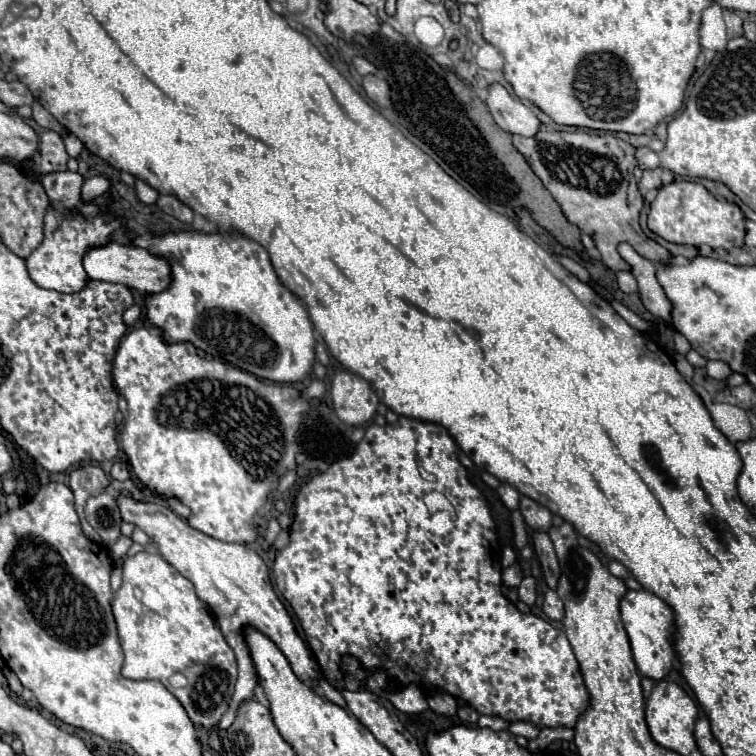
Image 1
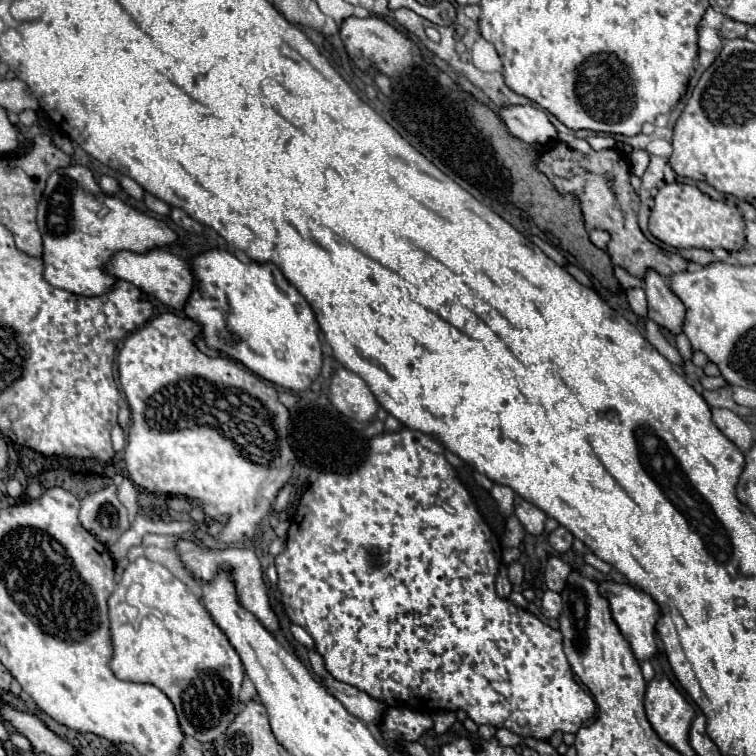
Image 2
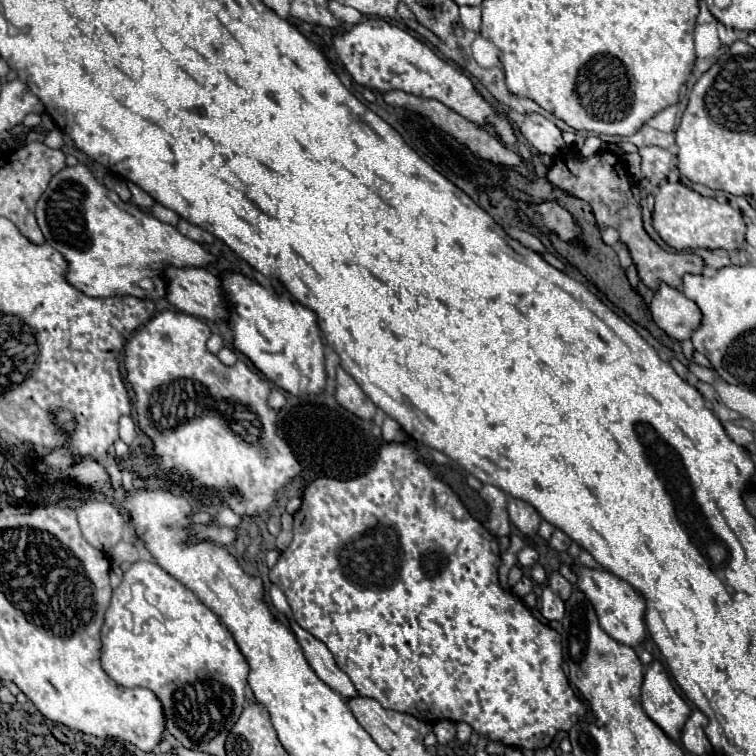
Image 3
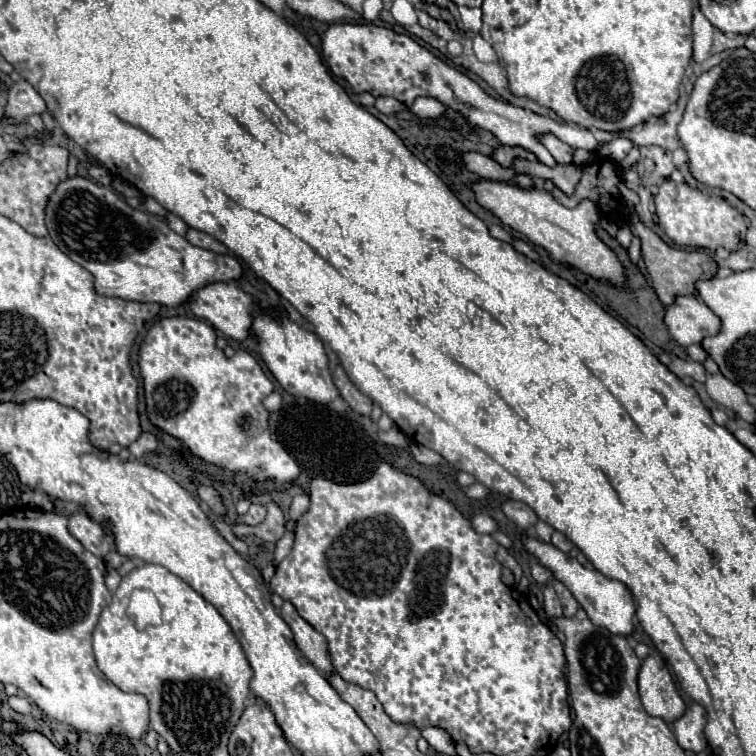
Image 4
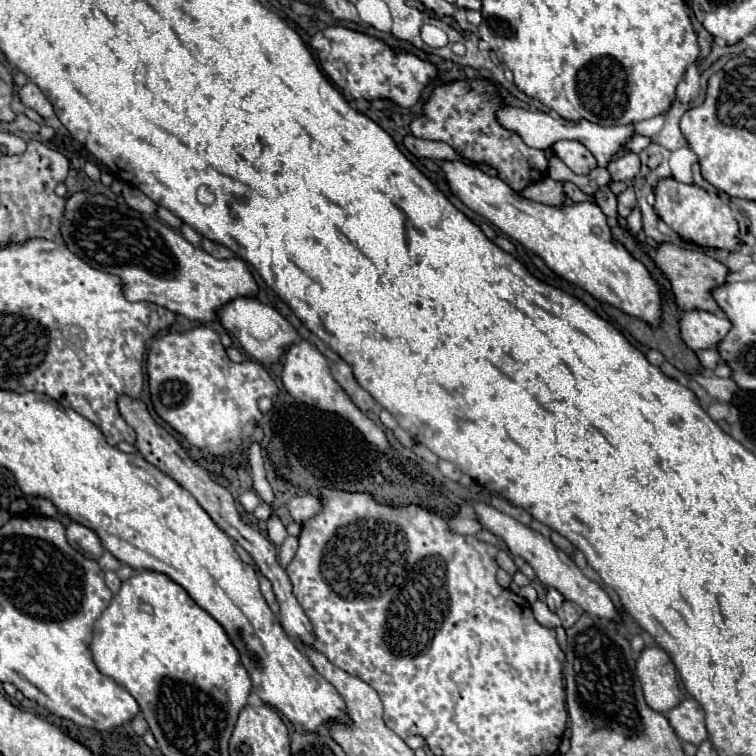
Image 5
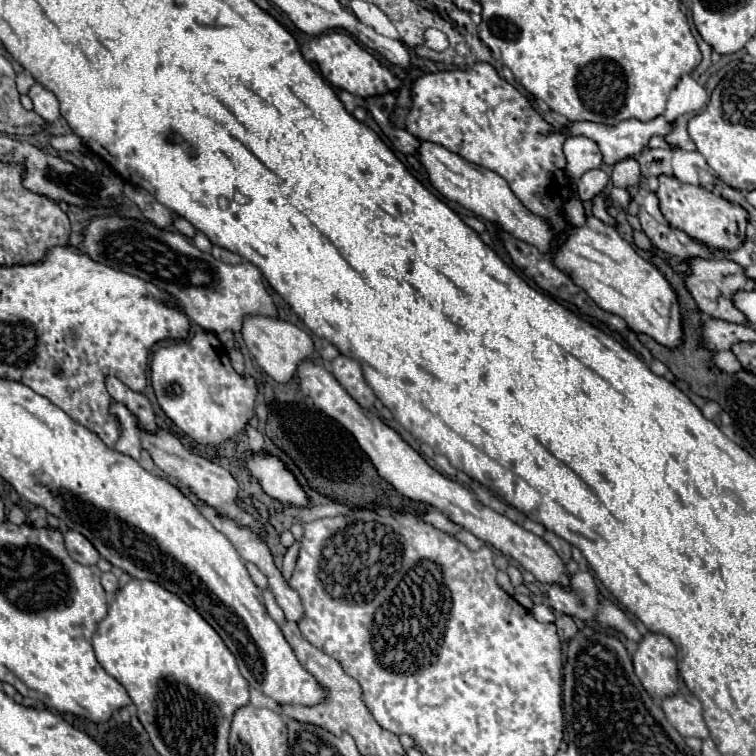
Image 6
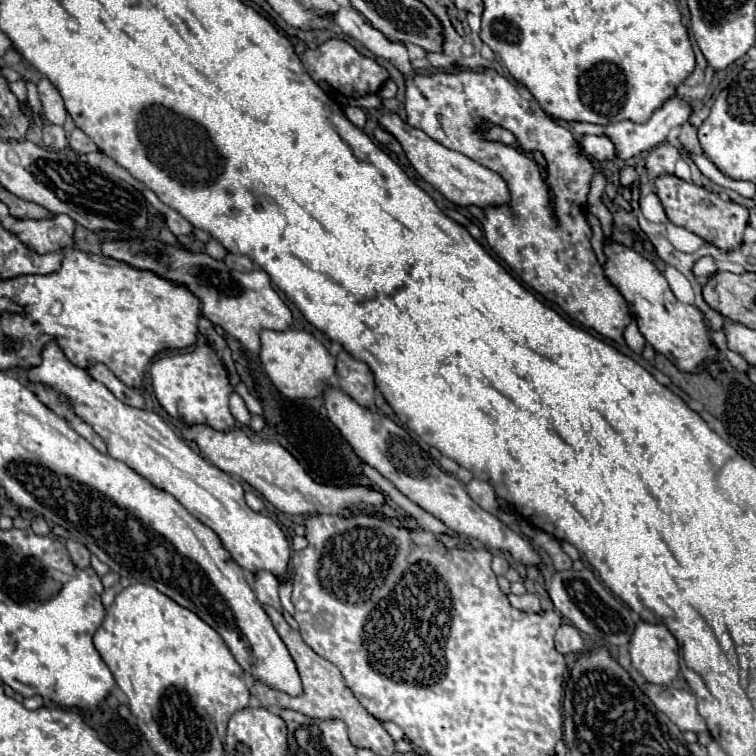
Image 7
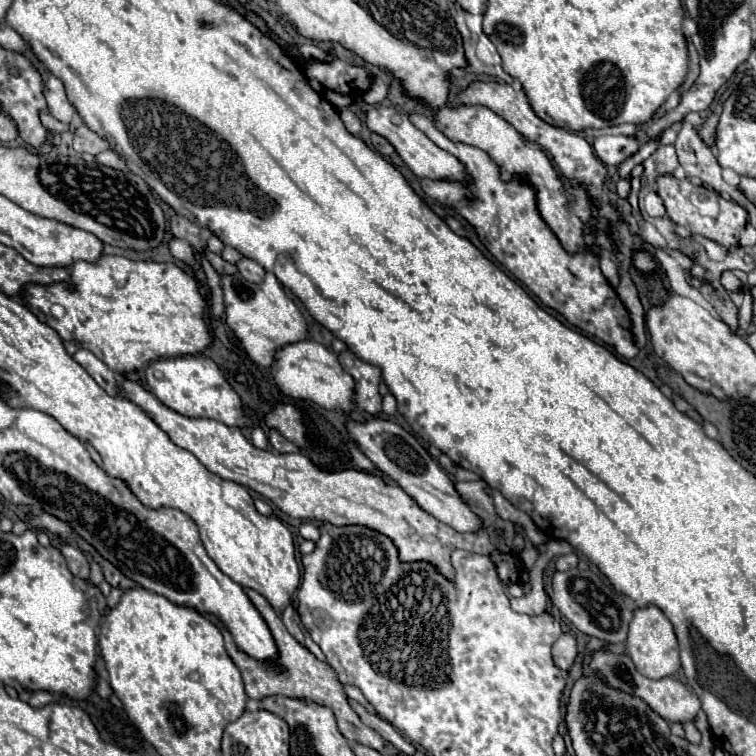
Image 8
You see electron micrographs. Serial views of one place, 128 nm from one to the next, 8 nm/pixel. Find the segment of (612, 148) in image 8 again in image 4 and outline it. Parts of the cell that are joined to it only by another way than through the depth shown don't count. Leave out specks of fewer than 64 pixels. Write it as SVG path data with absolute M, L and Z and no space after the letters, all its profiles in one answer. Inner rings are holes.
M544 134L540 140L542 140L542 144L546 146L546 150L554 156L554 160L556 160L558 164L572 164L572 160L574 160L574 148L572 148L572 146L560 142L560 140L558 140L556 136L552 136L552 134Z

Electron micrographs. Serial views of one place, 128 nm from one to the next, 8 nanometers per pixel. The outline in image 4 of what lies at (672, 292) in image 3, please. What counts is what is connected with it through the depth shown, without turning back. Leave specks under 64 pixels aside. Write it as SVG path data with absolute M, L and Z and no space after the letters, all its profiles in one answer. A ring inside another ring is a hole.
M680 296L668 306L664 322L670 336L684 348L700 344L708 336L716 336L722 328L720 318L694 296Z

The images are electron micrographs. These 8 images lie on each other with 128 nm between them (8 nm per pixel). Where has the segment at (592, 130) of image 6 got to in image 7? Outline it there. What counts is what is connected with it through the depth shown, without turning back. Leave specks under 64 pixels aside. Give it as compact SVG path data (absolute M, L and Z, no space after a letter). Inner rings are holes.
M672 96L652 114L652 118L646 124L636 124L630 120L608 124L606 136L614 140L614 146L618 148L618 158L628 160L662 144L670 128L682 126L690 118L690 114L692 114L692 104L678 96Z

